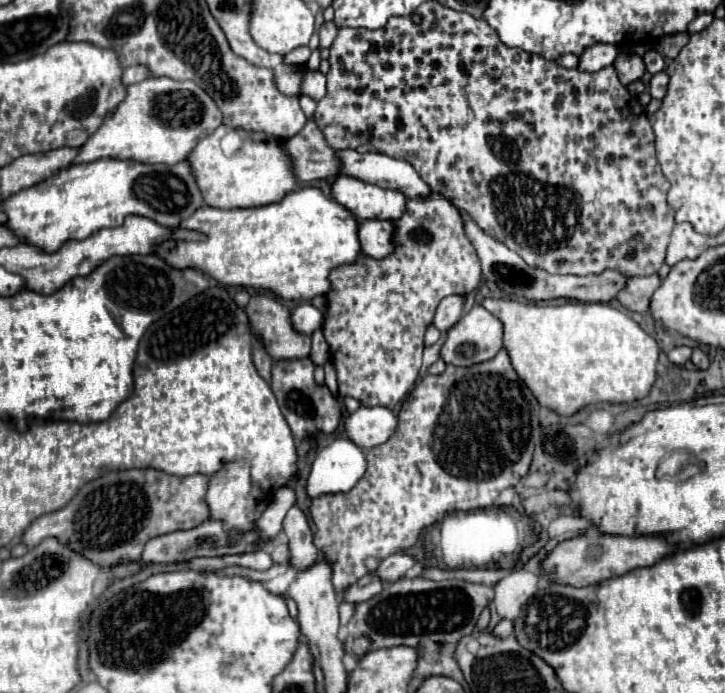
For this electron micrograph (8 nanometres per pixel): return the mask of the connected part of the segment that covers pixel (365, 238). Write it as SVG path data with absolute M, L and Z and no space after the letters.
M365 219L359 223L357 235L363 255L369 255L373 259L383 259L393 251L393 243L391 243L393 221Z

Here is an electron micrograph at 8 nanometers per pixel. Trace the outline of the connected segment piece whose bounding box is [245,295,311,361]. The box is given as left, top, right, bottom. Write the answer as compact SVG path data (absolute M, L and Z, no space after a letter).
M253 295L245 307L255 337L261 337L271 359L303 359L311 351L311 337L293 331L289 309L269 295Z

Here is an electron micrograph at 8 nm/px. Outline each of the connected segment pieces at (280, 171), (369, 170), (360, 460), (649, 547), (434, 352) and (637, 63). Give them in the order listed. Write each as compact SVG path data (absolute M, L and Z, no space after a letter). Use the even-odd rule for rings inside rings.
M221 125L209 137L201 139L197 143L197 147L189 155L191 171L193 171L195 179L197 179L197 185L199 185L201 193L203 193L203 199L205 199L207 205L219 207L219 209L263 207L263 205L277 203L287 193L297 189L299 181L297 181L297 177L293 173L293 161L291 161L291 155L285 149L285 143L281 139L275 139L273 135L263 135L263 131L239 131L239 135L243 137L243 149L235 151L235 129L231 129L227 125Z
M339 151L343 161L343 175L357 177L365 183L379 185L383 189L395 189L407 199L431 195L431 187L419 179L419 173L405 159L393 159L383 153L357 153L357 151Z
M345 437L333 439L317 453L311 465L307 479L307 497L315 499L319 495L347 493L363 477L365 467L367 463L363 449Z
M589 529L587 533L561 541L541 563L541 571L547 575L551 583L587 587L595 585L603 579L611 579L623 573L633 571L635 567L649 567L671 553L673 547L667 545L659 537L619 537L619 535L603 535L597 529Z
M441 335L441 339L435 343L435 345L431 345L431 347L425 347L425 355L423 355L423 365L421 365L421 375L425 375L427 373L427 369L439 359L439 347L441 347L441 343L443 343L443 337L445 335Z
M621 53L615 59L613 67L615 67L615 71L619 75L619 81L623 85L629 85L629 83L641 79L643 73L645 73L645 63L637 53Z

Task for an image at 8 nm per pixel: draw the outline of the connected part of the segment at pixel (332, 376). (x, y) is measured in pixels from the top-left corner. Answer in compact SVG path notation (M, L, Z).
M328 361L324 365L324 373L325 373L325 381L324 381L325 385L329 388L329 390L334 396L337 396L338 382L336 379L336 371L333 367L333 364L330 361Z

